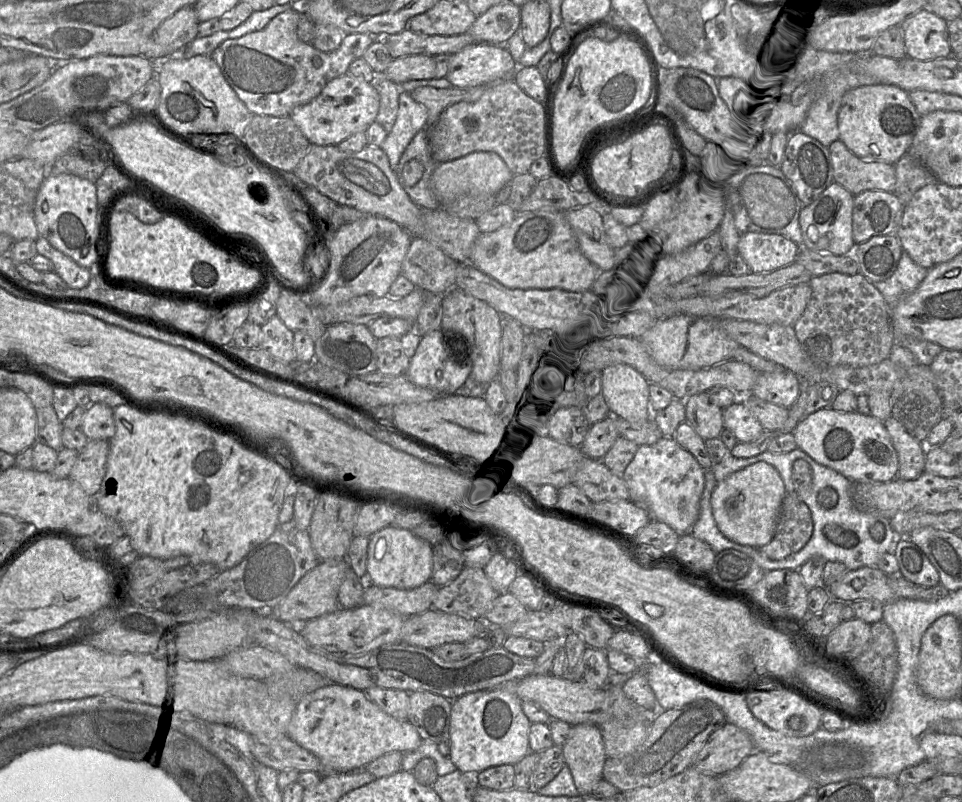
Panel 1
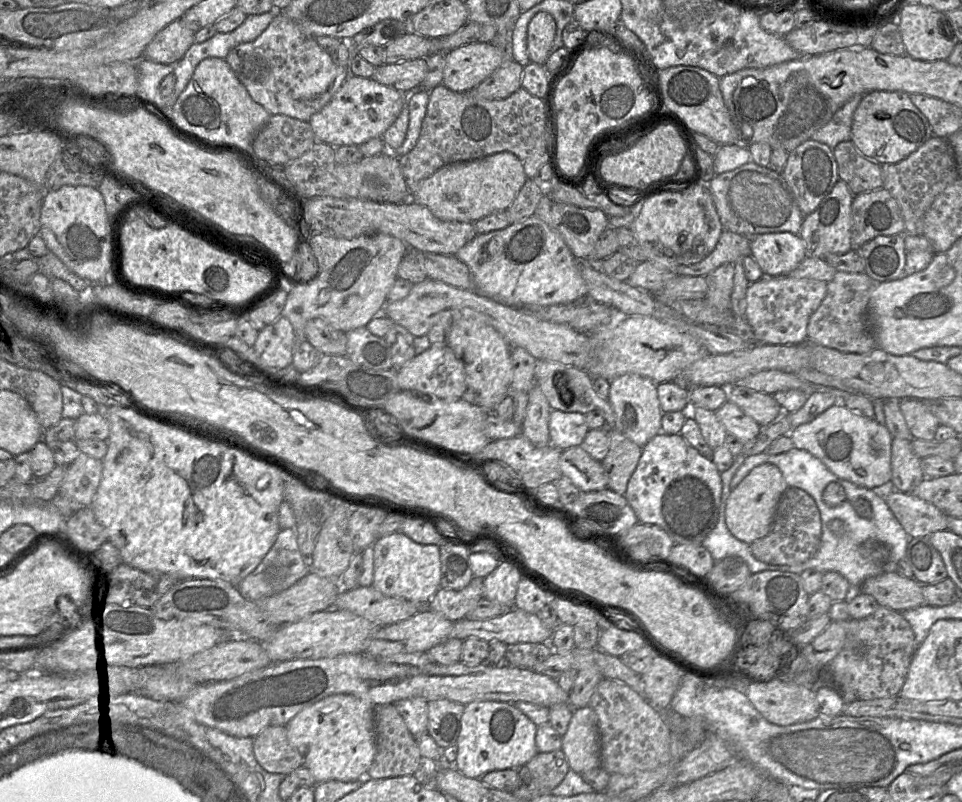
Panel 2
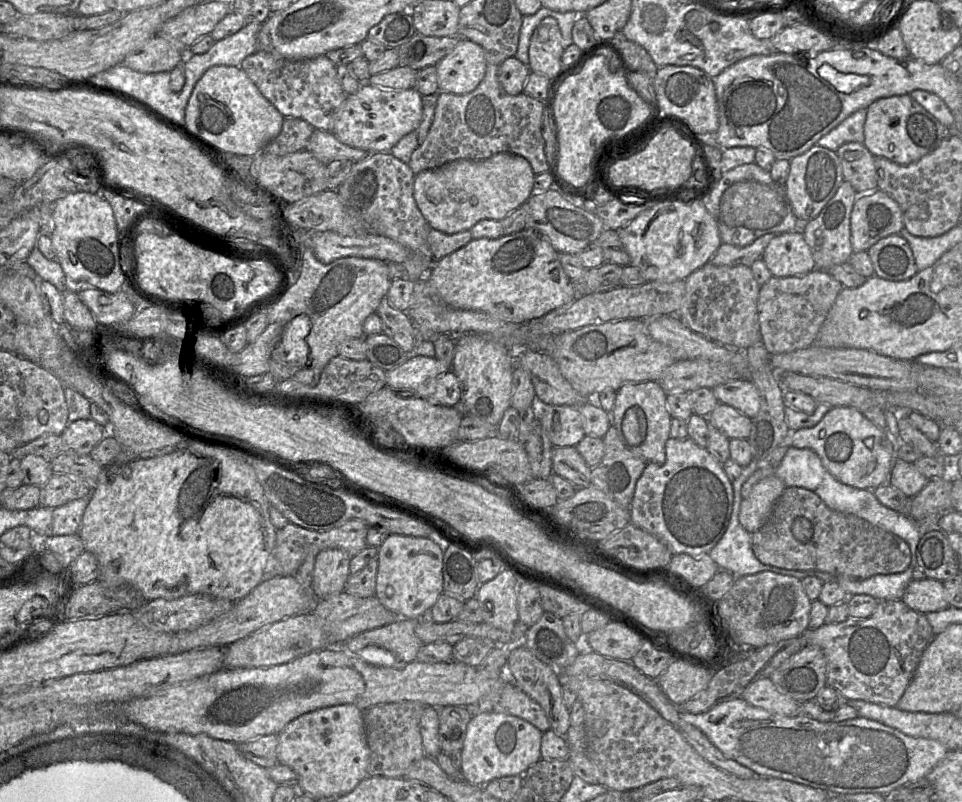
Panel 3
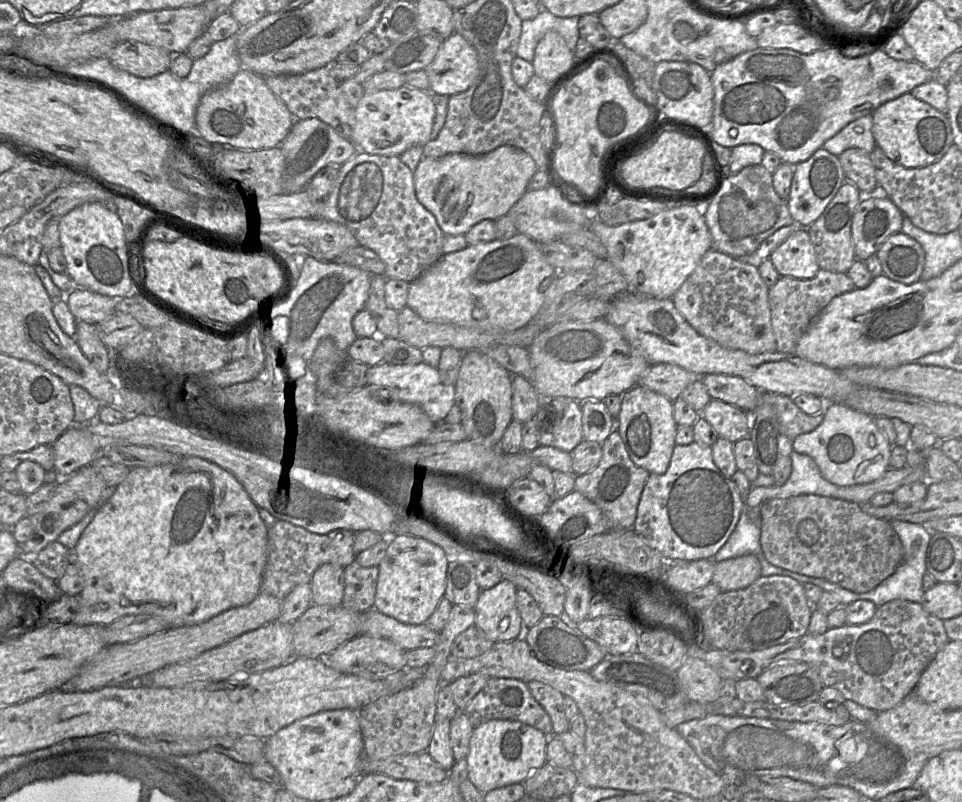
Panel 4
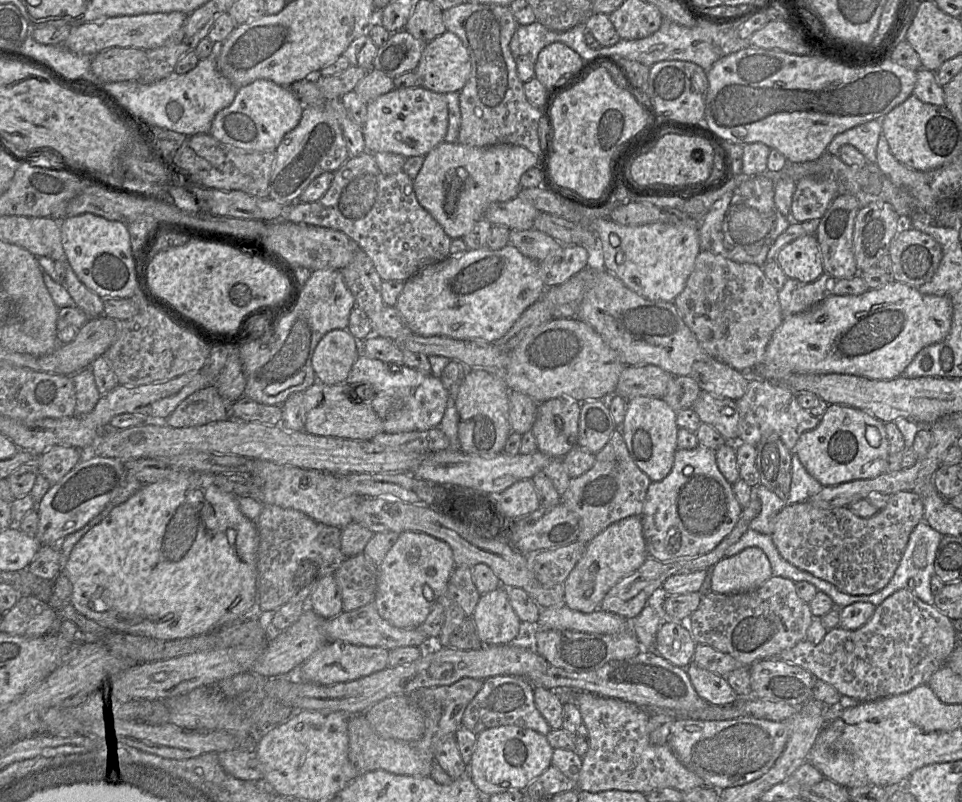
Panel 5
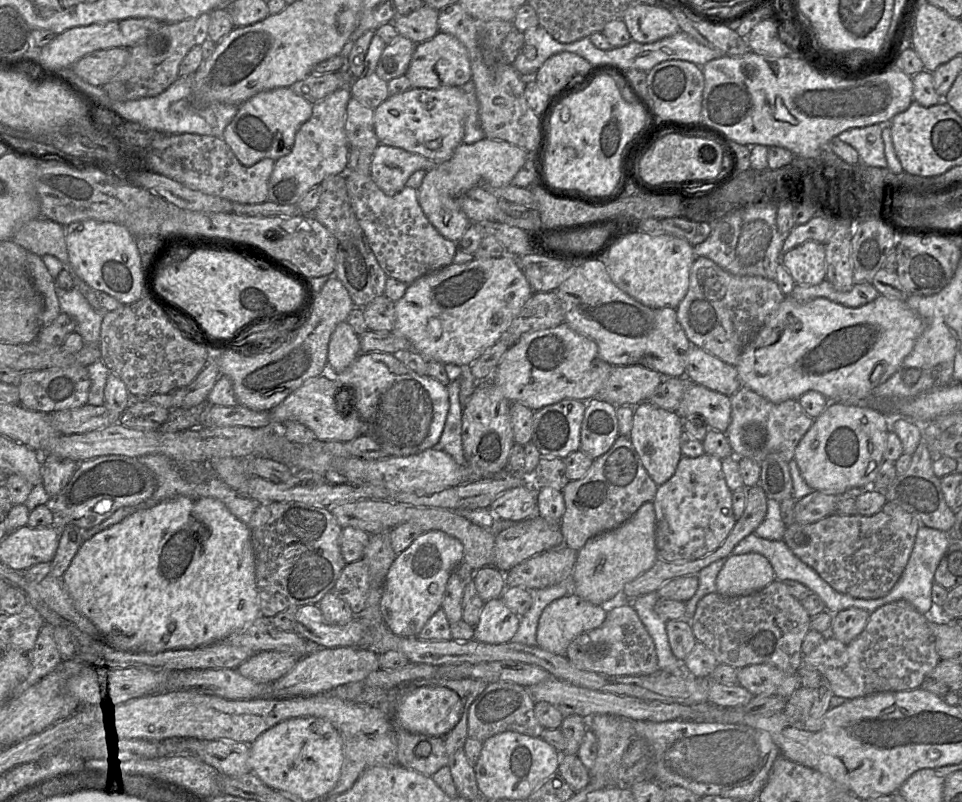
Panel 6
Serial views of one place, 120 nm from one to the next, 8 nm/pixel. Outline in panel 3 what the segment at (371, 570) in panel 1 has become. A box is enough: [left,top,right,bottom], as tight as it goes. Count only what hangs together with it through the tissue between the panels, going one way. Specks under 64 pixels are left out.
[375,534,443,620]

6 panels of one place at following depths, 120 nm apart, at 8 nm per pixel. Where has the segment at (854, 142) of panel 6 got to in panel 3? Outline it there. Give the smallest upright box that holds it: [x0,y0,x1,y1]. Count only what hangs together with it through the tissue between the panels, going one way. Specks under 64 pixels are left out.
[817,109,866,152]

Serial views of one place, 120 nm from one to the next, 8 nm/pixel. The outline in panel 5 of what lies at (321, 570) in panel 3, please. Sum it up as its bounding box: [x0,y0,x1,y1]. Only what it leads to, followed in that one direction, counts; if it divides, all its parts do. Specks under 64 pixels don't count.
[308,574,343,619]

